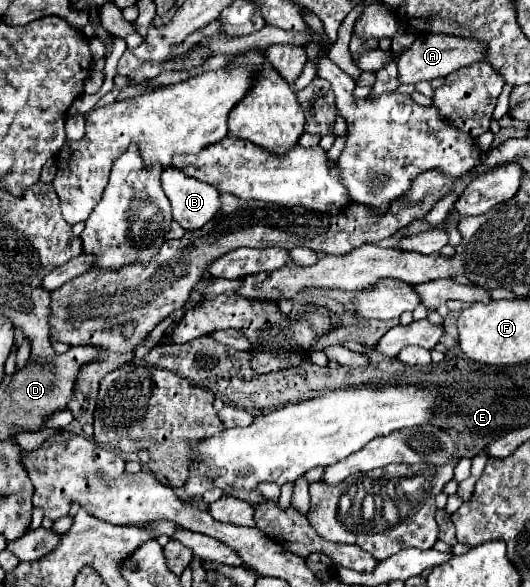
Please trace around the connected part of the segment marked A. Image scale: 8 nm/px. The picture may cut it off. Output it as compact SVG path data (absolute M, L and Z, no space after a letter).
M424 34L418 36L416 42L400 54L400 82L402 84L416 84L420 80L432 80L432 78L446 78L448 74L470 66L474 62L480 62L486 54L486 46L482 46L480 40L450 36L450 34Z

